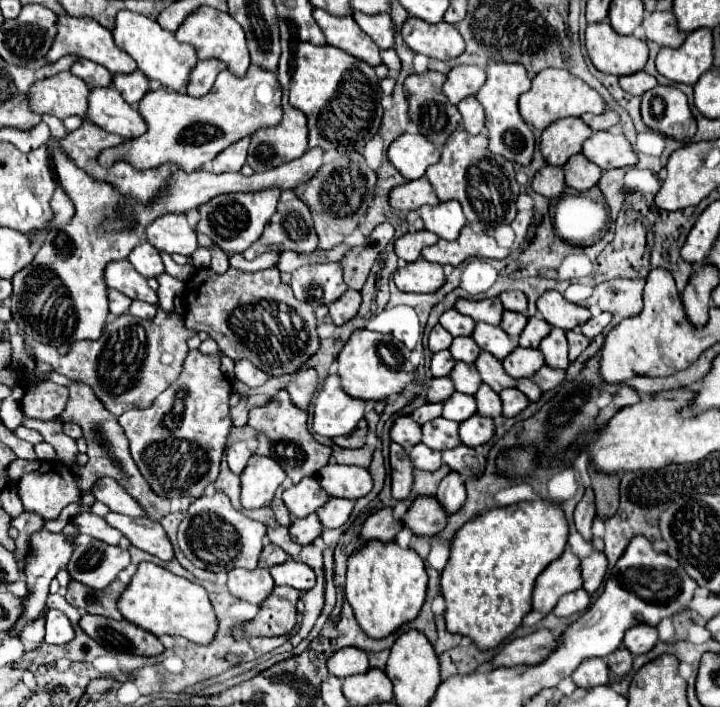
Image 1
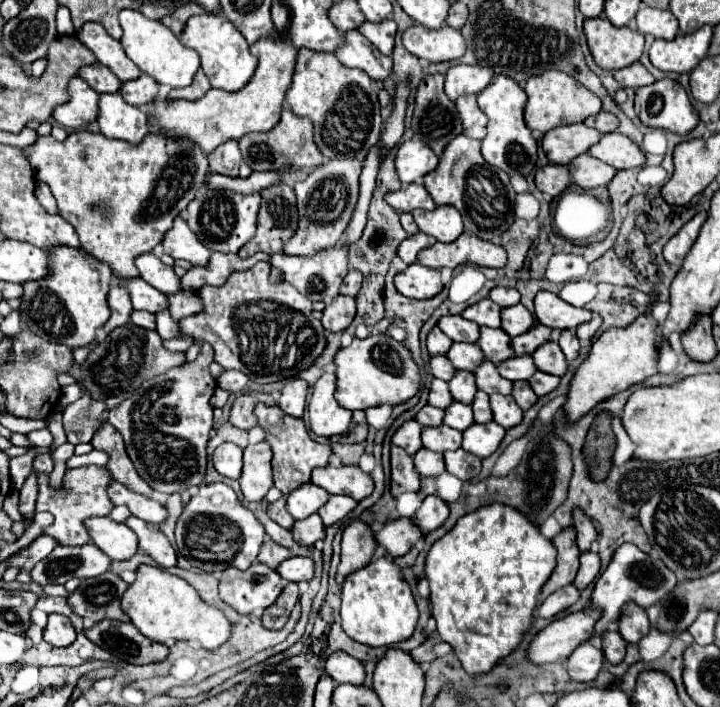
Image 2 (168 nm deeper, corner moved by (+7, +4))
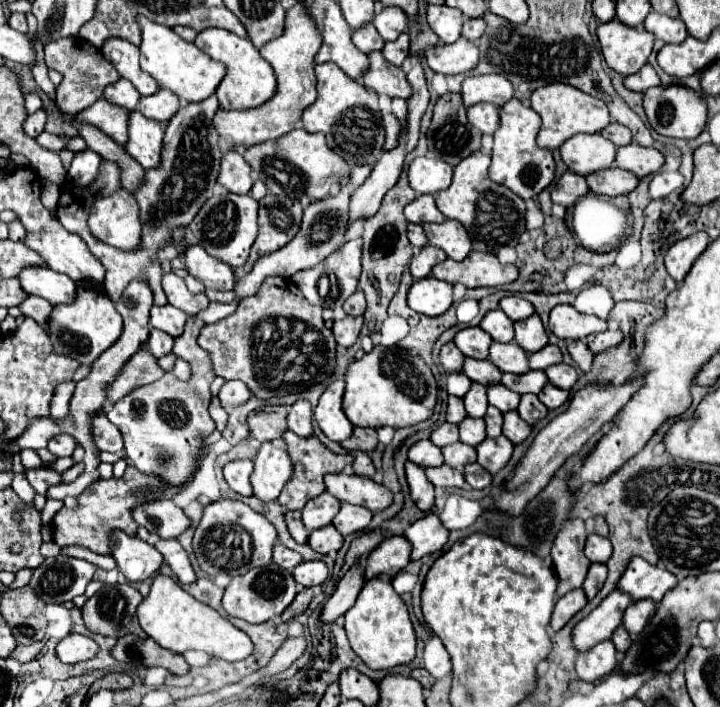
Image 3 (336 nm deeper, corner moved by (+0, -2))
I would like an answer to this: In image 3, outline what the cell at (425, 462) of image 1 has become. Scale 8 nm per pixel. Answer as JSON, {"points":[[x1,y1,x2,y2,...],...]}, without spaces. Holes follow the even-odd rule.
{"points":[[447,464,437,468,425,468,425,474,431,484,443,486,443,488,461,488,465,484,463,472,457,468,449,468]]}

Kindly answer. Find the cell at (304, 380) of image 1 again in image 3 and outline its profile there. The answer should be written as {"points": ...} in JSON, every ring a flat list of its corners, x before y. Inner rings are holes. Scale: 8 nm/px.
{"points":[[299,398,293,406,289,406,289,430,293,430,299,436,311,436,313,434,313,412,309,400]]}

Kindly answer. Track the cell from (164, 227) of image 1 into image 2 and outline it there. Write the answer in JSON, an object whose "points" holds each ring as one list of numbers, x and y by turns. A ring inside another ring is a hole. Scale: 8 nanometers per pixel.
{"points":[[182,218,174,220,172,230,166,232,166,238,162,240,162,252,170,254,172,258,180,258,190,262,192,266,208,266,210,250,198,242,198,238,192,234,188,224]]}

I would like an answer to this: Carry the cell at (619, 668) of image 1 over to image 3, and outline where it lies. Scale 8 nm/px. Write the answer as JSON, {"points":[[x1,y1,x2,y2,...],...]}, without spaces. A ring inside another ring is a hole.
{"points":[[619,626,619,628,613,632,613,638,611,638,611,640,613,640,617,652,621,652,621,654,625,654,625,652,631,648,631,644,633,644,631,634,629,634,623,626]]}

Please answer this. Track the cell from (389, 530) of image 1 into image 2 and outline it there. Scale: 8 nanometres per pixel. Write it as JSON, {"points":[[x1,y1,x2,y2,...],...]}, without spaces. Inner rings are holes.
{"points":[[354,520,350,526,346,526,342,536,342,558,338,564,336,580,344,582,352,572,368,566,374,550,376,540,364,522]]}

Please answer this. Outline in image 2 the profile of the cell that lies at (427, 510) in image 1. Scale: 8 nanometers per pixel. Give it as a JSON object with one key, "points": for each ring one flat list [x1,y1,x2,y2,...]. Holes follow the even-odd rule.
{"points":[[398,518,394,522,388,522,376,534,376,544,382,546,388,552,388,556,398,558,398,556,404,556,420,538,422,534,418,526,410,522,410,518]]}

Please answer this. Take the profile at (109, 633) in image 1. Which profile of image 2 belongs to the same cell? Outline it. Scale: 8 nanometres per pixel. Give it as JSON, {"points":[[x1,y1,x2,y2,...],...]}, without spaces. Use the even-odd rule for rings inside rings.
{"points":[[102,620,94,624,90,630,86,630,84,634,88,640,92,640,104,650,110,650,110,654,114,654,116,658,128,664,162,662,170,654,168,646,146,638,130,622,124,624,114,620]]}

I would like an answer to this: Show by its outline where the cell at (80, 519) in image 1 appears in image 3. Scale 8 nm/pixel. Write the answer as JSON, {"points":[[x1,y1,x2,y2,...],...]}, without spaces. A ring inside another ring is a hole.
{"points":[[113,530,111,534,115,536,111,556,127,580,145,580,163,564,163,556,155,546,119,530]]}

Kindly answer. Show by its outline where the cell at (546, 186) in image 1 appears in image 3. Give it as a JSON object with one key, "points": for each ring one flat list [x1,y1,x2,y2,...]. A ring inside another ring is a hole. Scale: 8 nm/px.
{"points":[[565,172,553,186,551,190,551,200,555,204,561,204,561,206,573,206,581,196,585,196,589,192,587,188,587,182,583,176,579,174,573,174,573,172]]}

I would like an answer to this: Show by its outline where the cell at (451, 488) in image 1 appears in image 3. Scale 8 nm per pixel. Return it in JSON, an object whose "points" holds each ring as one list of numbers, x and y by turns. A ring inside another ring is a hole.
{"points":[[429,512,405,530,405,538,413,546,411,560,419,560,425,554,433,554,441,550,449,538,449,530,443,526,437,514]]}

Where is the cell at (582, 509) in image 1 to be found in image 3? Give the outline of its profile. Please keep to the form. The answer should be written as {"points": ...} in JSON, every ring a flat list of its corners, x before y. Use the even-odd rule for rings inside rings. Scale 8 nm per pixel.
{"points":[[589,534,587,536,587,544,585,544,585,556,591,560,591,562,607,562,611,558,611,542,603,536,597,536,597,534]]}

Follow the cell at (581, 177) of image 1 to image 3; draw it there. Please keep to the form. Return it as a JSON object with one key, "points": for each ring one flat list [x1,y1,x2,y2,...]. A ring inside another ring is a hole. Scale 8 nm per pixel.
{"points":[[617,166,601,170,601,172,591,172,589,176,585,176,589,190,599,194,599,196,619,196,619,194,627,194,631,192,639,178,633,176,627,170,621,170]]}

